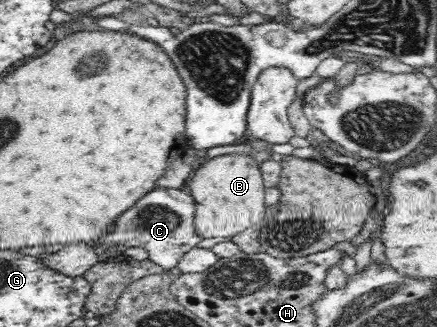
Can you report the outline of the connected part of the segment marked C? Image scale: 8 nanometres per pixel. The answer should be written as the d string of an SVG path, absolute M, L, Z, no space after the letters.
M155 188L144 198L141 198L128 212L117 218L113 232L109 238L98 241L102 248L113 244L126 246L141 246L148 252L148 259L161 266L163 270L176 272L179 261L189 250L201 241L194 236L192 222L194 219L195 205L185 188Z

